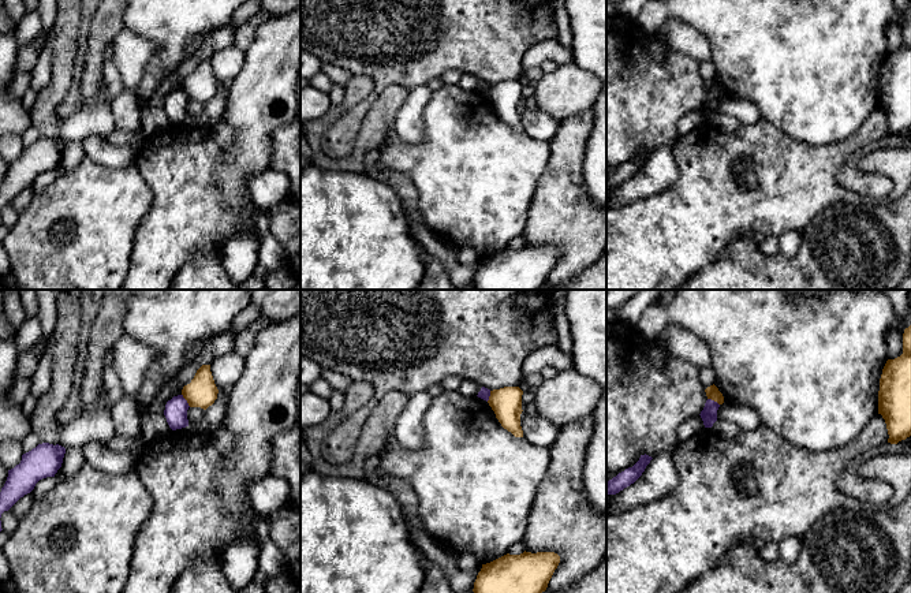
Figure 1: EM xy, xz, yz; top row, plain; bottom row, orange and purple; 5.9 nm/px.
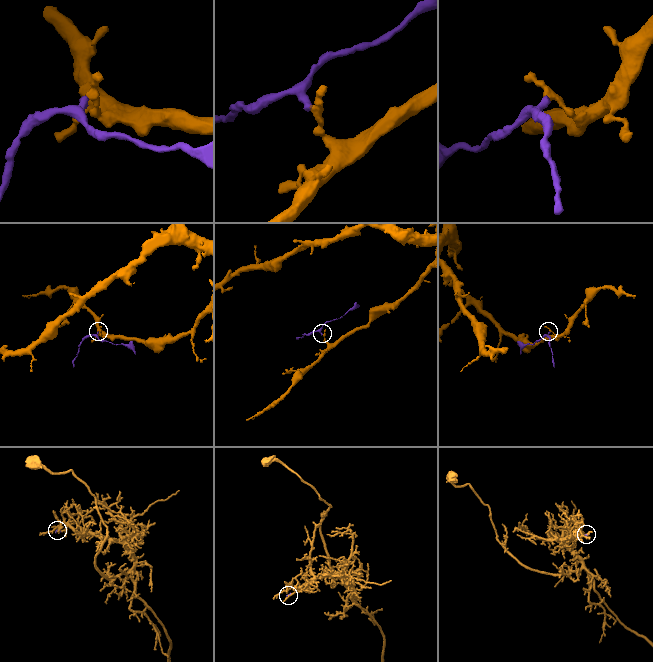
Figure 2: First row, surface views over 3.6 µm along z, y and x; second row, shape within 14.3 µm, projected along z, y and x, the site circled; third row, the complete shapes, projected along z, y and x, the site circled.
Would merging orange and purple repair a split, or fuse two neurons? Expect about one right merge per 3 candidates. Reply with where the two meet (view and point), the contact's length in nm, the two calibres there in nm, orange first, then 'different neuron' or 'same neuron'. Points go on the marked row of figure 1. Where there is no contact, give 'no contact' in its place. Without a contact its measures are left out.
xy (186, 399) | 90 nm | 180/130 nm | different neuron

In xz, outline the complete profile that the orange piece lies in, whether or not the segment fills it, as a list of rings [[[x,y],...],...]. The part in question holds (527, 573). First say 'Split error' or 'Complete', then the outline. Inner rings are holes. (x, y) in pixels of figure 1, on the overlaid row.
Complete. [[[555,552],[504,555],[482,564],[474,593],[542,593],[560,563]]]

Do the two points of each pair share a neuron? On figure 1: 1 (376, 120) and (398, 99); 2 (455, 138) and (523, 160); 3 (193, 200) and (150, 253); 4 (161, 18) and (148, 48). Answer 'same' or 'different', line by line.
1: same
2: same
3: same
4: different

